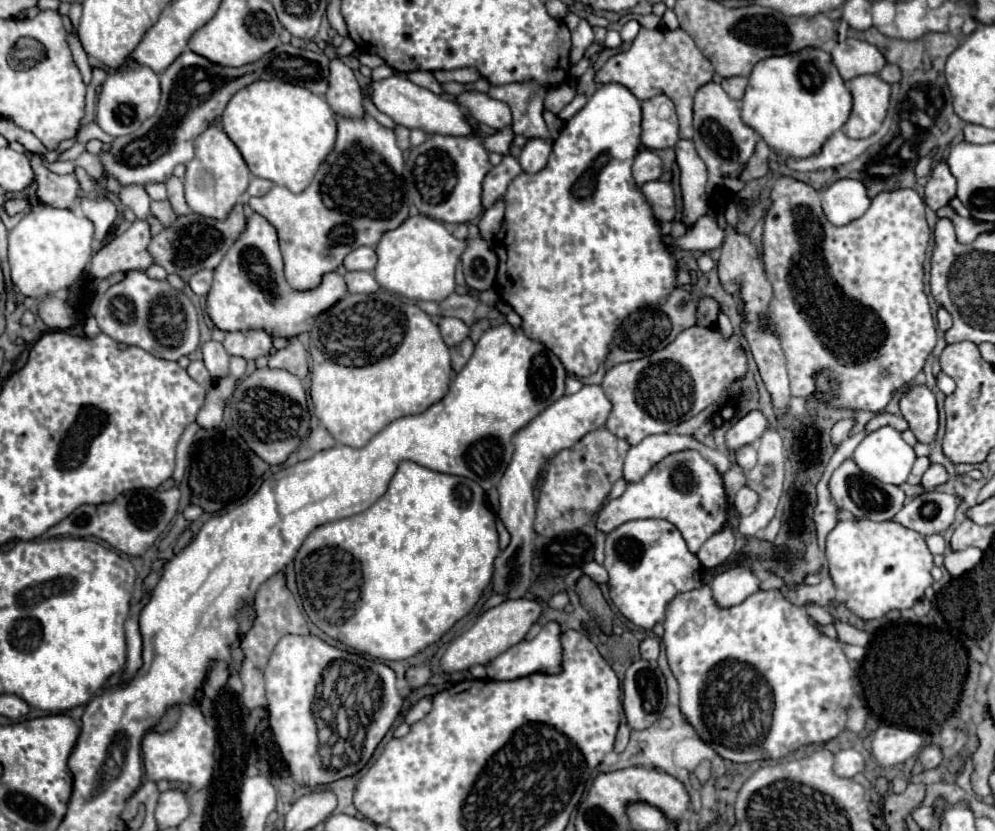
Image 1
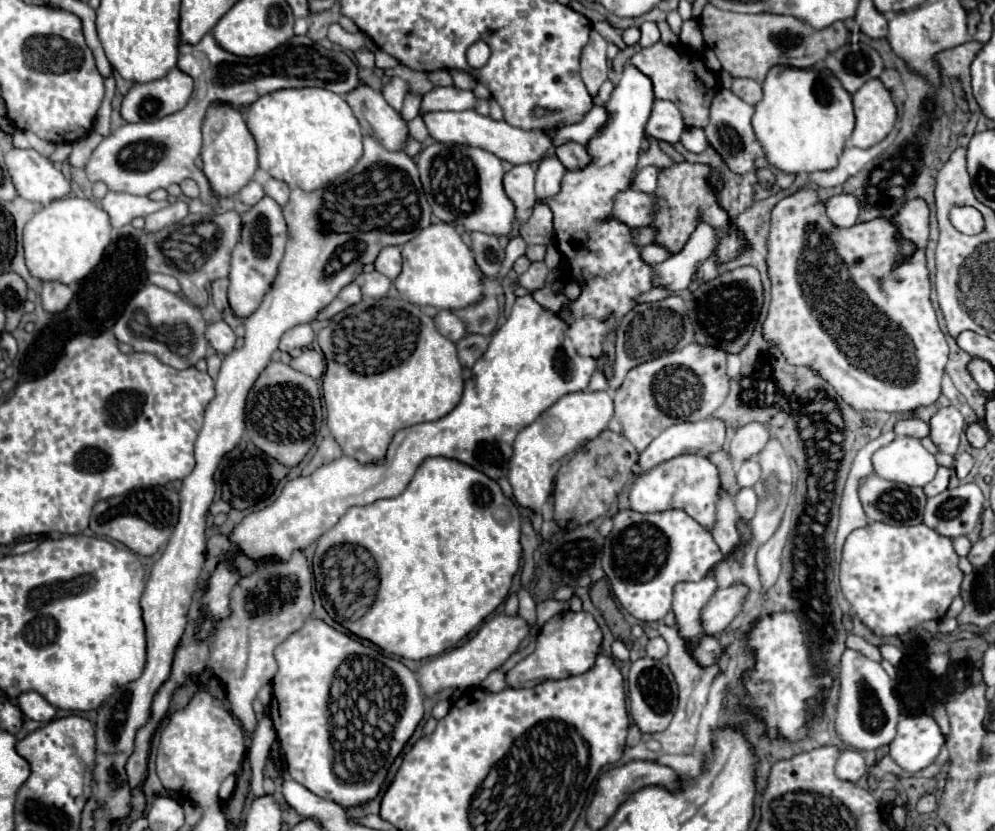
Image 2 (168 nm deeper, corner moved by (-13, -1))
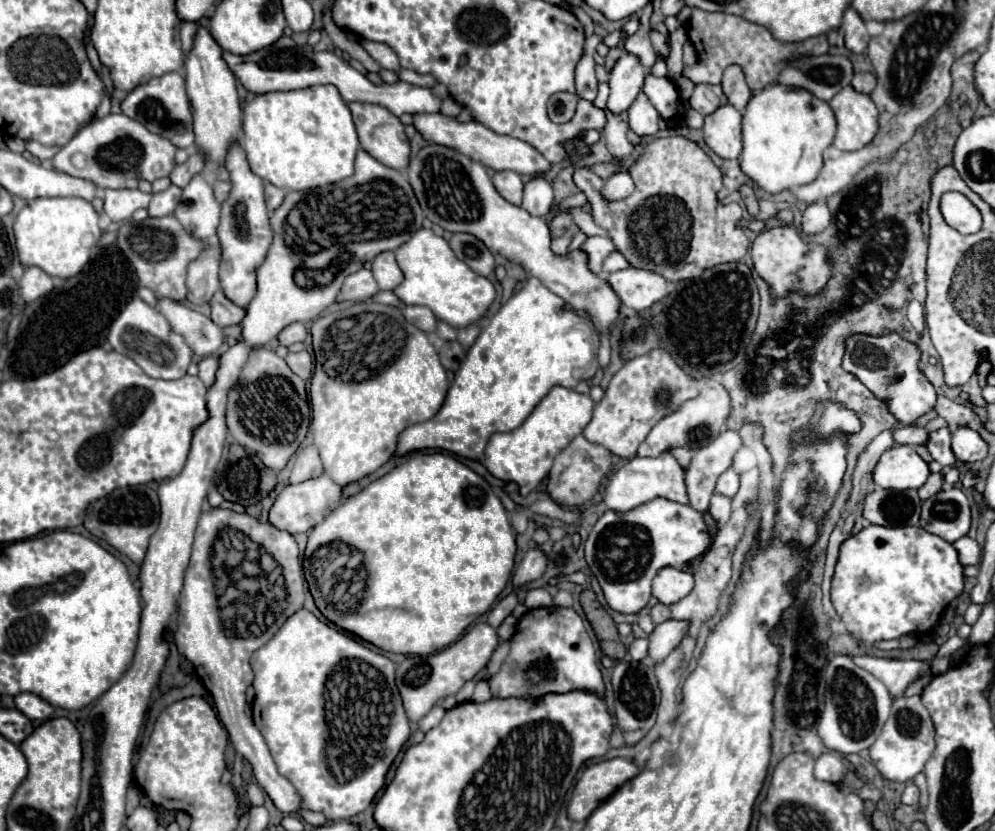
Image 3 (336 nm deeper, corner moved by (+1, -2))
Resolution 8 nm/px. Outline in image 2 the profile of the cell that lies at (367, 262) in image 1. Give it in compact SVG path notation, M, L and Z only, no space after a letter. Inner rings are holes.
M388 246L386 250L382 250L378 254L374 266L386 278L390 278L390 280L398 278L398 274L402 272L402 254L400 254L400 248L398 246Z

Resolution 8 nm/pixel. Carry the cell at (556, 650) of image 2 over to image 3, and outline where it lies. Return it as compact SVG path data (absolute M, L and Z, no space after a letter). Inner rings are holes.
M544 607L532 609L518 619L512 647L500 671L488 679L492 697L524 697L534 699L546 693L564 693L588 689L604 695L604 683L596 665L594 645L584 629L580 615L574 609Z

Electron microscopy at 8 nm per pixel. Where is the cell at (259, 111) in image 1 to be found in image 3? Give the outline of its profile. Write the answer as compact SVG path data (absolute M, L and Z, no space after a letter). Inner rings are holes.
M316 85L298 91L256 95L250 103L244 105L244 133L238 143L248 155L250 169L258 177L270 181L272 185L284 191L306 191L350 177L358 151L358 137L350 109L332 85Z

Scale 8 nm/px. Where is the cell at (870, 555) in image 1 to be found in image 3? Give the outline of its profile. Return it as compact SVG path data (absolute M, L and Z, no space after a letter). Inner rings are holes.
M868 525L840 545L832 577L832 605L854 639L874 645L882 639L896 639L906 633L922 635L930 631L938 623L946 605L960 595L962 589L962 565L958 563L956 549L948 541L924 531L922 527Z

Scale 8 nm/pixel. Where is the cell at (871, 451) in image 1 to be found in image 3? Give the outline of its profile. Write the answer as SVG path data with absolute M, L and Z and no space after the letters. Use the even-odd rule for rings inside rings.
M894 443L882 453L874 471L874 483L884 489L918 489L926 483L930 471L926 461L914 451L912 445Z

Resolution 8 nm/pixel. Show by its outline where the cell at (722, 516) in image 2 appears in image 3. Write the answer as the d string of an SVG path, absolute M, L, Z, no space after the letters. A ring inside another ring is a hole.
M724 431L708 447L702 447L694 453L692 463L686 469L686 487L690 505L698 513L708 513L716 481L732 465L732 459L740 447L742 437L738 431Z

